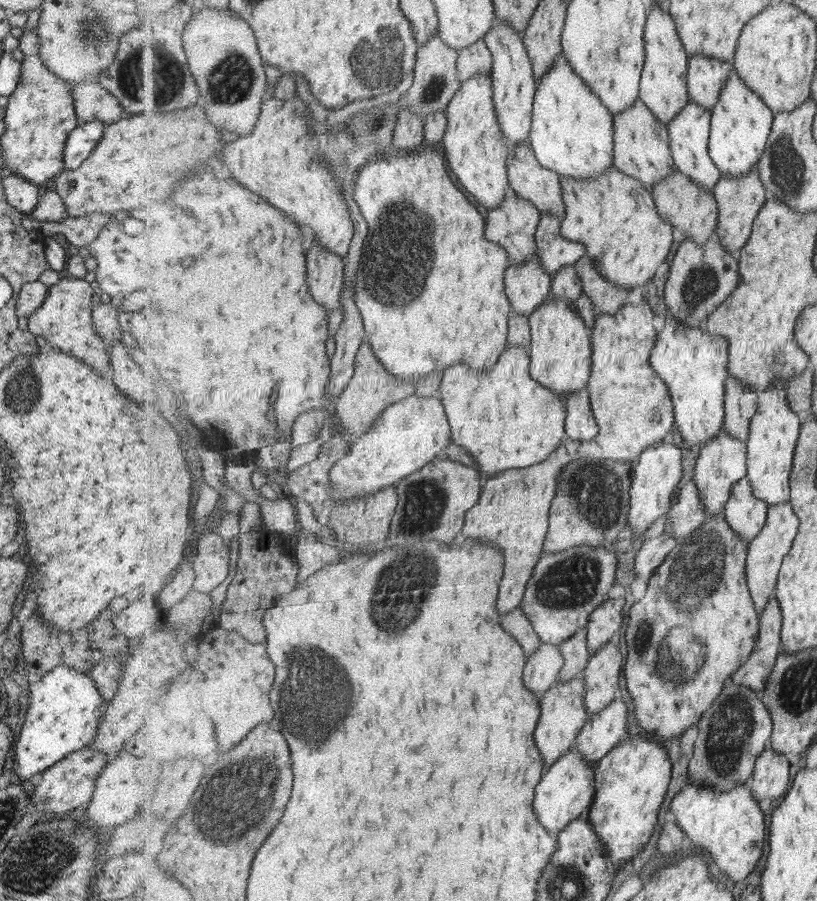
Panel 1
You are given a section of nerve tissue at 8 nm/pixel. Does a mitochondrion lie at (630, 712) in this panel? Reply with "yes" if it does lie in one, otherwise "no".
no

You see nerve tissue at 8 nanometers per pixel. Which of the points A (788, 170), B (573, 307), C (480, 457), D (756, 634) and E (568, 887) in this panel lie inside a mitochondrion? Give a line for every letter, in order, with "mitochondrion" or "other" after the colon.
A: mitochondrion
B: other
C: other
D: other
E: mitochondrion

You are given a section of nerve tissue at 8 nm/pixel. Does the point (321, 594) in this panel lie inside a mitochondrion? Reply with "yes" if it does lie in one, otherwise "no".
no

